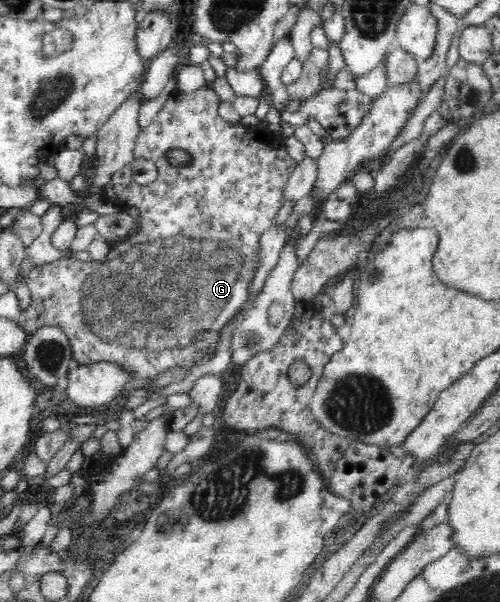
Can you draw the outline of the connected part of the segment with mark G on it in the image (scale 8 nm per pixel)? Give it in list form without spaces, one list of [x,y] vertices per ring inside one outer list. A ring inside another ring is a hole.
[[[209,84],[189,94],[175,92],[167,98],[166,103],[153,118],[151,124],[145,128],[140,128],[134,144],[133,159],[151,160],[158,170],[157,180],[151,182],[151,184],[137,184],[131,178],[131,174],[133,174],[131,166],[125,165],[121,170],[115,172],[113,178],[111,178],[111,183],[103,192],[103,196],[117,206],[124,208],[133,206],[139,209],[140,216],[135,220],[131,232],[126,237],[121,237],[119,241],[111,243],[107,243],[99,233],[96,233],[95,238],[87,248],[90,261],[83,262],[75,260],[75,258],[61,257],[51,263],[34,265],[29,272],[29,276],[25,278],[31,302],[28,308],[18,316],[16,322],[19,327],[24,328],[29,335],[39,330],[39,328],[59,327],[68,336],[72,354],[75,358],[74,364],[90,365],[96,362],[110,362],[112,365],[124,369],[124,372],[132,376],[132,386],[146,383],[149,380],[153,381],[159,374],[170,372],[173,369],[195,368],[197,364],[206,362],[215,355],[216,346],[220,342],[220,335],[223,334],[223,330],[227,328],[228,323],[232,322],[232,319],[237,319],[240,316],[239,312],[245,308],[247,302],[253,296],[251,286],[253,286],[255,280],[255,270],[259,266],[260,236],[263,231],[266,231],[266,228],[273,224],[279,210],[282,208],[286,200],[284,195],[288,183],[292,179],[292,172],[297,164],[287,153],[287,147],[283,140],[277,139],[273,132],[259,127],[253,129],[244,128],[241,124],[231,124],[231,122],[223,120],[219,116],[221,101],[221,98],[217,96],[216,88]],[[173,147],[183,147],[187,151],[191,151],[193,164],[189,164],[187,168],[171,168],[167,164],[164,154],[167,149]]]

